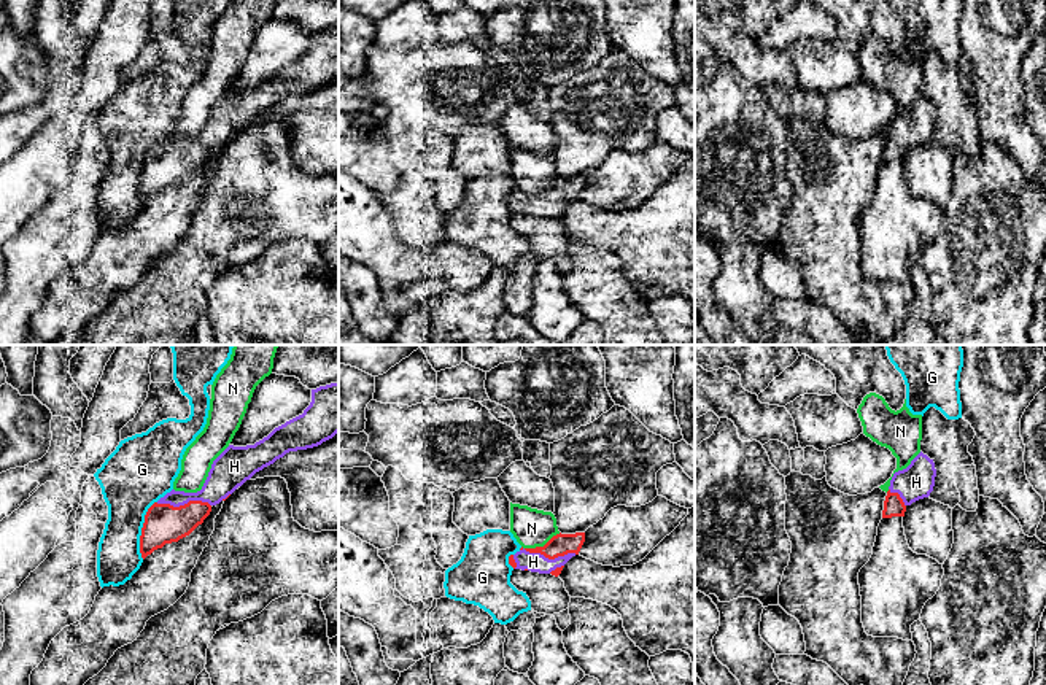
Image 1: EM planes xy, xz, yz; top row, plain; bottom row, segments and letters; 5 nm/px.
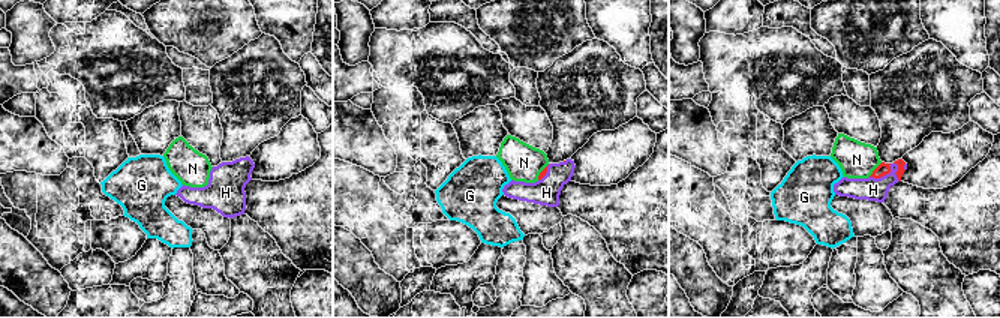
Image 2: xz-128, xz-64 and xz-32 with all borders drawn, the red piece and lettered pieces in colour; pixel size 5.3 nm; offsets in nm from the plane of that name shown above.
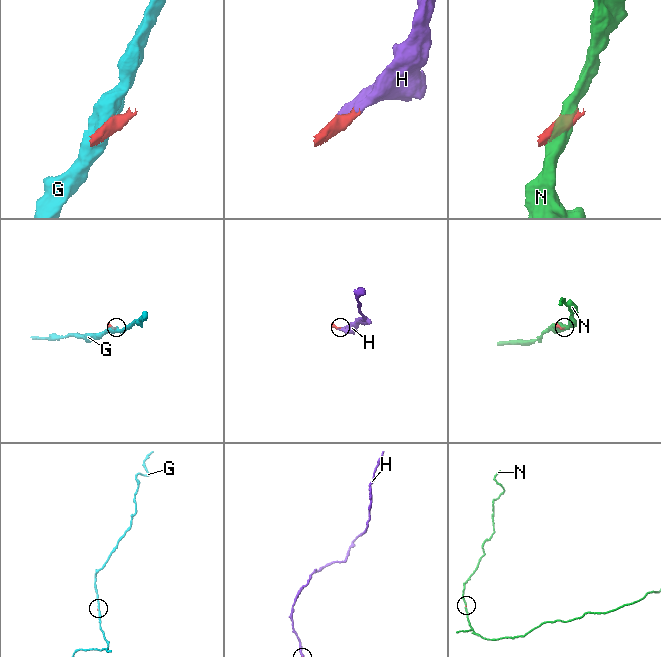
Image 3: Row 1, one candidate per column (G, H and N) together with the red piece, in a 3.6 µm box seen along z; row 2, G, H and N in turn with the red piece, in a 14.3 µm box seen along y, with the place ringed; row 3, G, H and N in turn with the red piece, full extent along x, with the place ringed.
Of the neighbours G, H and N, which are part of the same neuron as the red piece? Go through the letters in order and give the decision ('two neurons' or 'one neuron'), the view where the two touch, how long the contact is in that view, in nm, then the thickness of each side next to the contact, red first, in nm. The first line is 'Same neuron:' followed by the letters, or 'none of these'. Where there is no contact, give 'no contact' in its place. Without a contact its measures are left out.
Same neuron: H
G: two neurons; contact in xy; length 300 nm; calibres 200 and 320 nm
H: one neuron; contact in xz; length 280 nm; calibres 110 and 100 nm
N: two neurons; contact in xz; length 220 nm; calibres 110 and 200 nm

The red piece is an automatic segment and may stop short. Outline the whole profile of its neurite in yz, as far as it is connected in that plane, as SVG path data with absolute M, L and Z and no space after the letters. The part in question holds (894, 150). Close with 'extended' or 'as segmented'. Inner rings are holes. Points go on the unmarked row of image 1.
M920 95L906 113L893 118L884 145L882 162L905 161L908 149L930 140L935 121L933 103Z; extended

